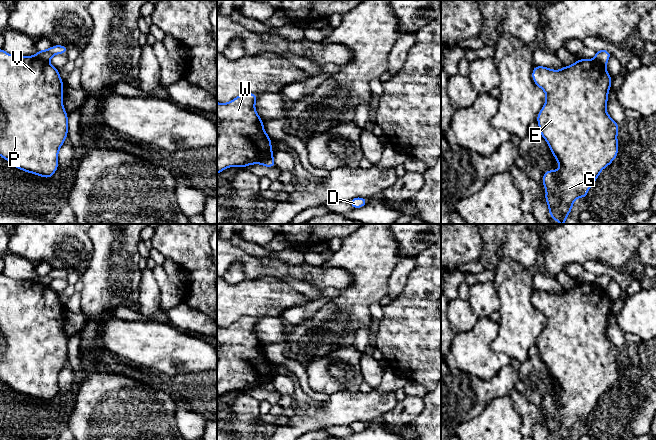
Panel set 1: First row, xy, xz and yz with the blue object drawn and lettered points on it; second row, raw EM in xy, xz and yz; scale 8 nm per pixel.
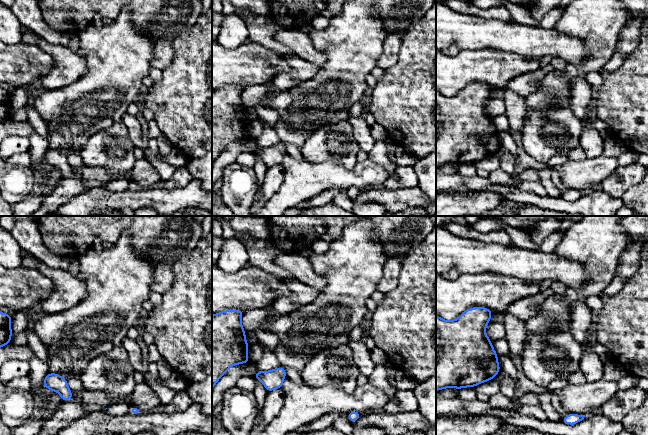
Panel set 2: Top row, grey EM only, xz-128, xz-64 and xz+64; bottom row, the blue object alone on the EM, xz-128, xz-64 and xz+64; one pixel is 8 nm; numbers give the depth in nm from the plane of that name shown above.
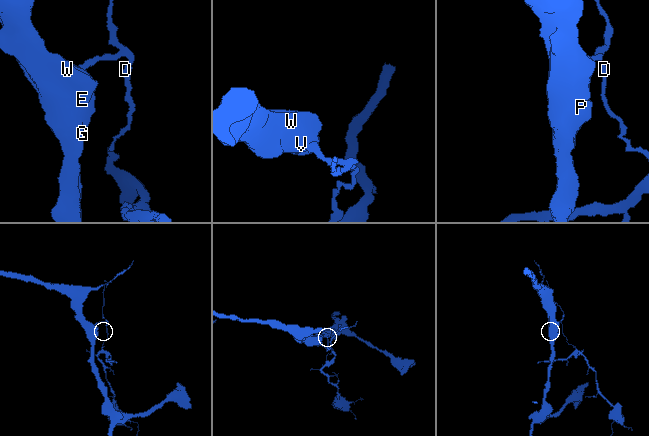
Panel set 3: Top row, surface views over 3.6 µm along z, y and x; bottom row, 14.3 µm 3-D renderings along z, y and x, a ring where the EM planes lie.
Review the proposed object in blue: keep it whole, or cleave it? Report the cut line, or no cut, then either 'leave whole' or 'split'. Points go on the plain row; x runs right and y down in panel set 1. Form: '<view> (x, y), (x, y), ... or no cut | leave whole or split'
xy (33, 280), (48, 286) | split

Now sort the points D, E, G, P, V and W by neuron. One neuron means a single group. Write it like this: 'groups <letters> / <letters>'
groups D / E G P V W

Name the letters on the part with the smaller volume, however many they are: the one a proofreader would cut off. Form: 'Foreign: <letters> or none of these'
Foreign: D

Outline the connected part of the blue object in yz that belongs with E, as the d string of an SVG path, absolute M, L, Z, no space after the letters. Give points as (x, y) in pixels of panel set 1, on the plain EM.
M578 283L570 290L560 294L552 294L544 290L534 290L532 304L546 318L546 325L536 344L539 357L546 364L560 392L545 395L542 408L546 413L545 425L548 428L550 440L568 440L573 432L574 424L586 422L592 408L600 396L609 390L618 379L617 358L619 350L607 337L608 316L611 313L612 301L605 290L593 283Z

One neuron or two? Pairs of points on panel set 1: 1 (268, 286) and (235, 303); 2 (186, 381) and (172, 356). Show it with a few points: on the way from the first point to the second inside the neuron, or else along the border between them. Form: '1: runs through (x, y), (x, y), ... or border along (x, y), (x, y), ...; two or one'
1: runs through (260, 294), (256, 298), (243, 299); one
2: border along (159, 371), (170, 376), (205, 372); two

